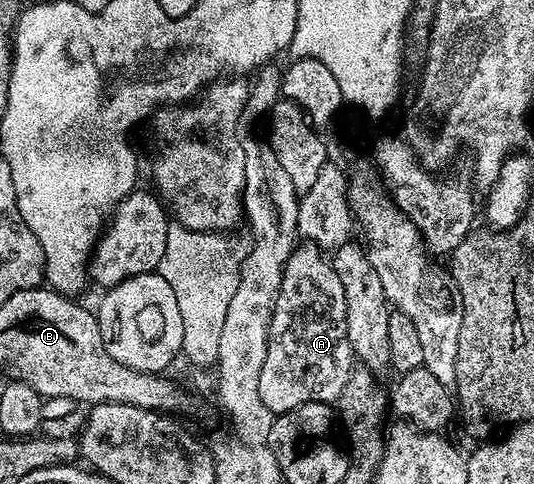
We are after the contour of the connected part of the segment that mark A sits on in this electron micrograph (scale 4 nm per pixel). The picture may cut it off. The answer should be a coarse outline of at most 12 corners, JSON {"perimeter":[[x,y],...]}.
{"perimeter":[[296,246],[261,401],[334,404],[352,370],[341,277]]}

